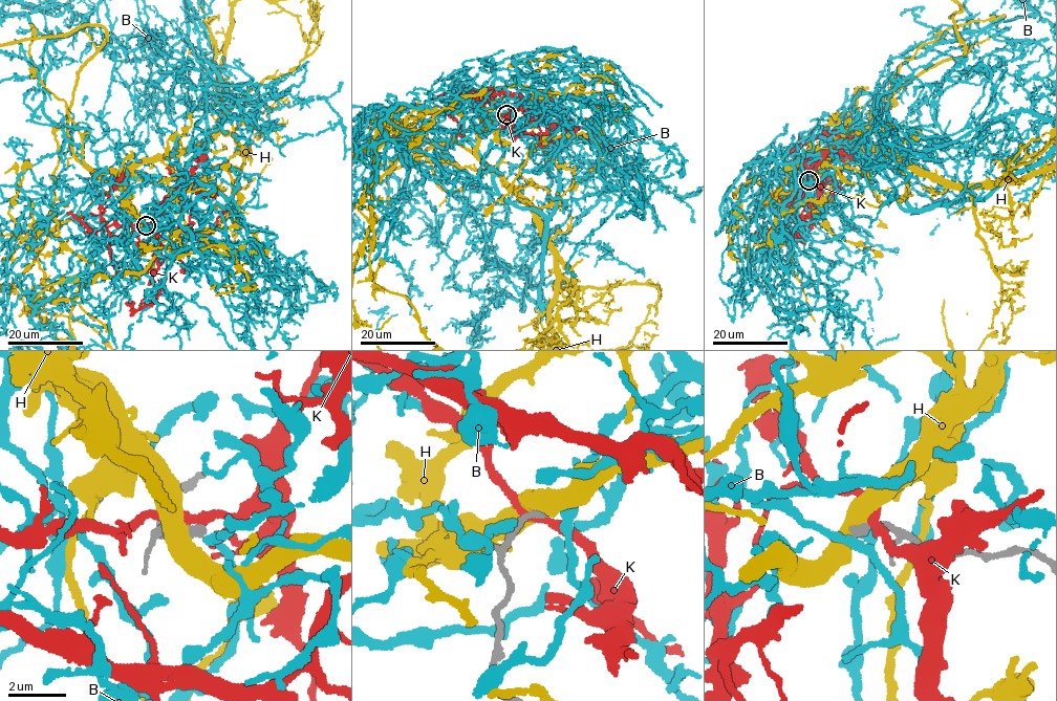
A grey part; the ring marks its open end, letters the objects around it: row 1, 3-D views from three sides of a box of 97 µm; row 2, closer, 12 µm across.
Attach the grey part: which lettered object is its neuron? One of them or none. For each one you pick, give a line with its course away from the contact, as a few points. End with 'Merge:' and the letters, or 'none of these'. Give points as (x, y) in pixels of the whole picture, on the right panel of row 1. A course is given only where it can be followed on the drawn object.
Merge: none of these

